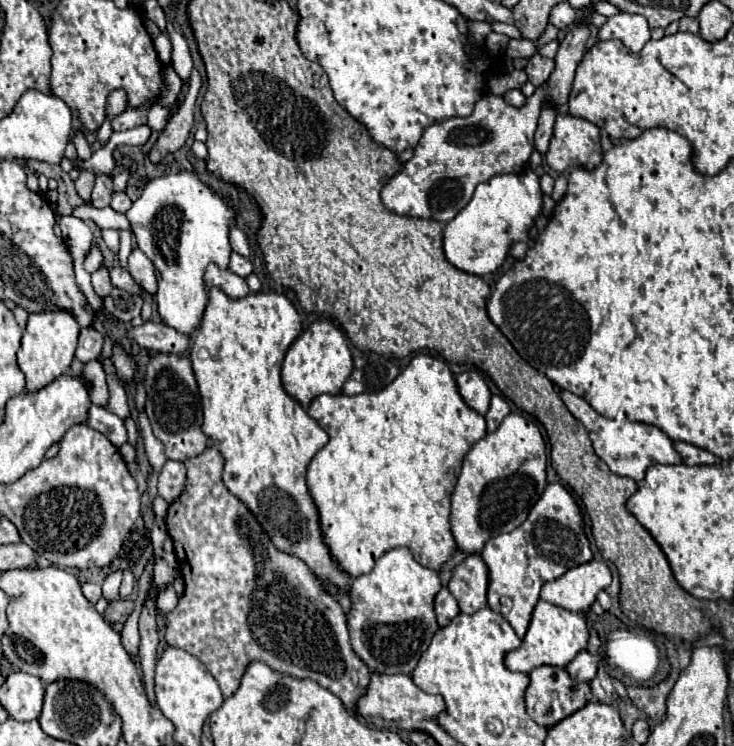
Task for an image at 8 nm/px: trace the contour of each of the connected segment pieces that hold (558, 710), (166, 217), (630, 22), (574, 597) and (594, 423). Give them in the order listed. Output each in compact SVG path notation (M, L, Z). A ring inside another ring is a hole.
M538 666L530 672L530 684L526 688L526 710L536 724L550 728L558 724L562 718L582 708L588 702L586 698L588 694L590 694L590 686L586 682L576 682L566 670L554 666Z
M178 172L178 174L166 174L166 176L150 180L146 188L142 190L142 196L126 212L126 218L132 224L138 248L152 260L154 270L160 274L156 304L158 304L158 314L162 322L186 336L192 336L204 316L204 308L208 302L208 290L204 286L206 266L210 262L216 262L220 268L228 268L228 258L230 258L228 230L234 224L232 208L220 196L216 196L208 188L208 184L204 184L198 178L198 174Z
M620 12L600 28L598 32L600 40L620 40L624 46L628 46L632 52L640 52L642 46L650 40L650 26L644 16Z
M590 560L570 568L558 580L544 584L540 598L570 612L582 612L590 608L590 604L596 600L596 594L610 582L612 574L606 562Z
M560 392L560 396L562 396L564 404L568 406L568 410L572 412L572 416L584 424L596 454L608 464L608 468L614 474L628 476L628 478L640 482L640 480L644 480L644 474L650 464L656 464L656 462L680 464L680 456L674 450L672 440L660 428L650 426L650 424L642 424L642 422L616 422L616 420L600 416L584 398L580 398L572 392Z

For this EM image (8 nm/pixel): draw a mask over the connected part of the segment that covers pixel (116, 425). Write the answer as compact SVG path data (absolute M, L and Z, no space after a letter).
M96 404L90 406L86 424L88 424L90 428L106 434L116 448L120 448L120 446L126 442L124 422L122 422L118 416L114 416L112 412L108 412L106 408L102 408L102 406L96 406Z

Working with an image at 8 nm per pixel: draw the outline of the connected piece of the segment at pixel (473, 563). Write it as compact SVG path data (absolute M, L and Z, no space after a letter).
M472 554L462 564L458 564L452 572L452 578L448 580L448 590L464 614L474 614L486 606L486 588L488 568L480 554Z

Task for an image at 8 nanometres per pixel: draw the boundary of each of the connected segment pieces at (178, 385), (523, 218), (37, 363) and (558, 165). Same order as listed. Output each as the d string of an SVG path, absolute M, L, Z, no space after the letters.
M156 352L146 366L144 390L148 394L146 414L154 436L160 438L166 446L166 456L178 462L198 456L208 446L208 436L202 432L202 402L190 360Z
M528 168L522 174L502 174L478 184L472 200L444 228L446 258L460 270L484 276L496 272L512 242L526 240L528 228L542 210L542 190L538 176Z
M56 310L44 314L30 314L28 326L22 336L22 346L18 350L18 368L26 376L26 392L38 392L38 388L44 388L46 384L68 372L74 358L78 332L80 326L70 312Z
M558 114L546 162L556 172L572 166L594 170L602 162L600 128L584 118Z

